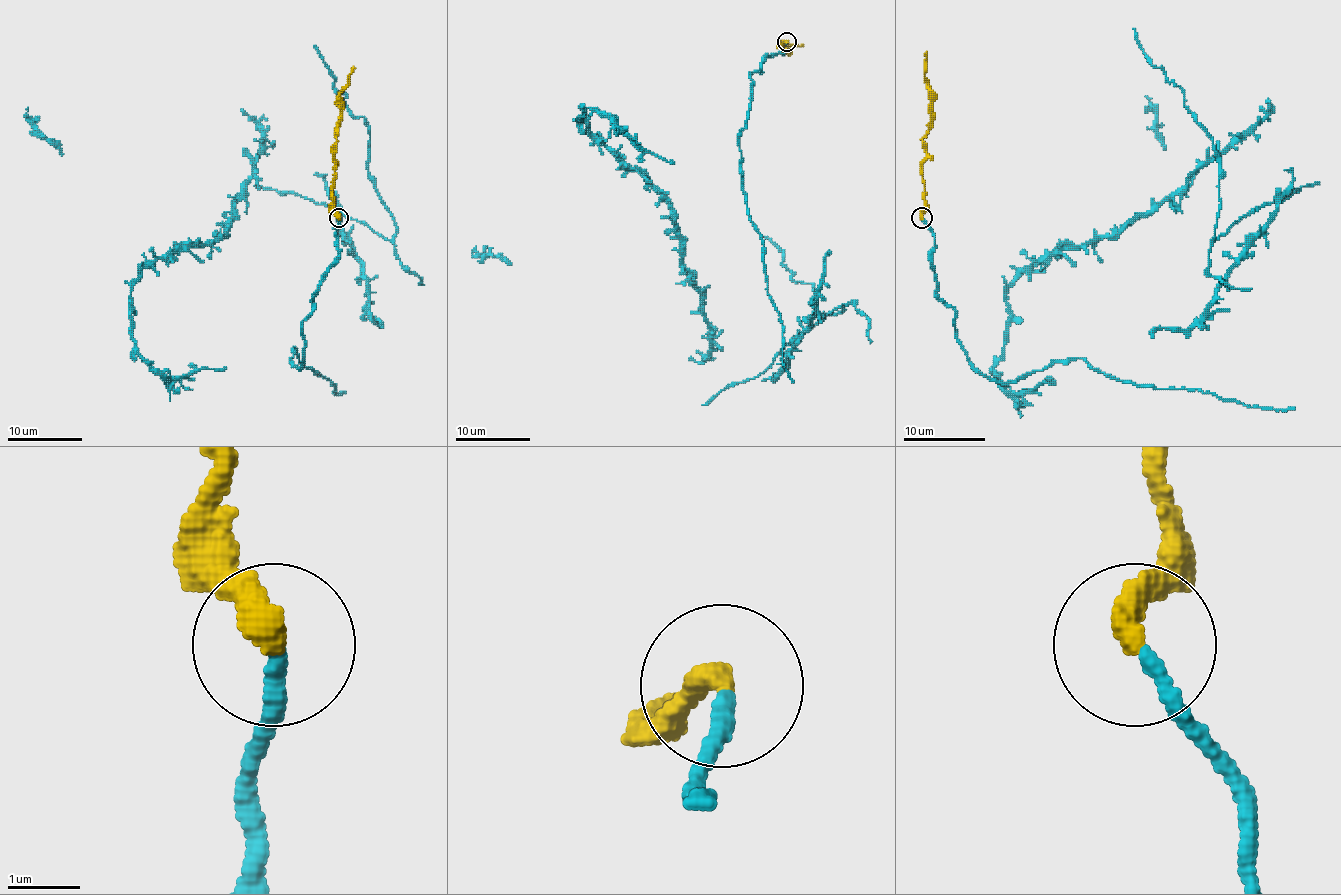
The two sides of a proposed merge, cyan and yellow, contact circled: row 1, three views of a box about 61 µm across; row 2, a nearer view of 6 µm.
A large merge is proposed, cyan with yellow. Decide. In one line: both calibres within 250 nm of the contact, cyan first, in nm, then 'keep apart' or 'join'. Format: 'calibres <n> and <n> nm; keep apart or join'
calibres 240 and 400 nm; join

